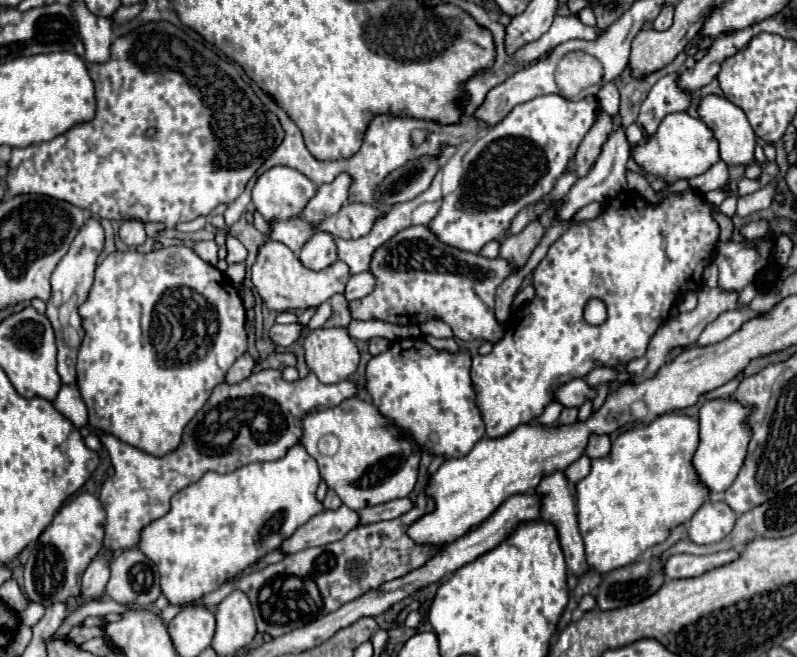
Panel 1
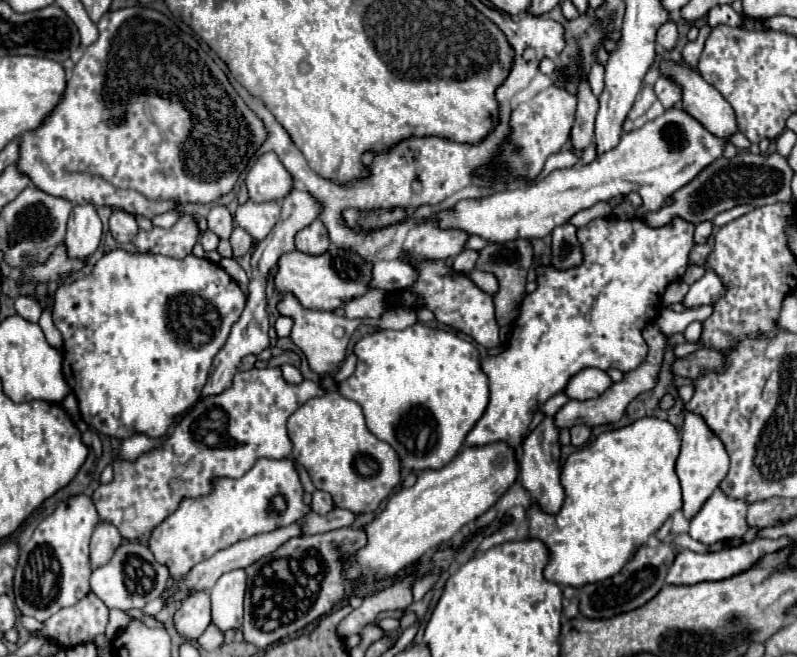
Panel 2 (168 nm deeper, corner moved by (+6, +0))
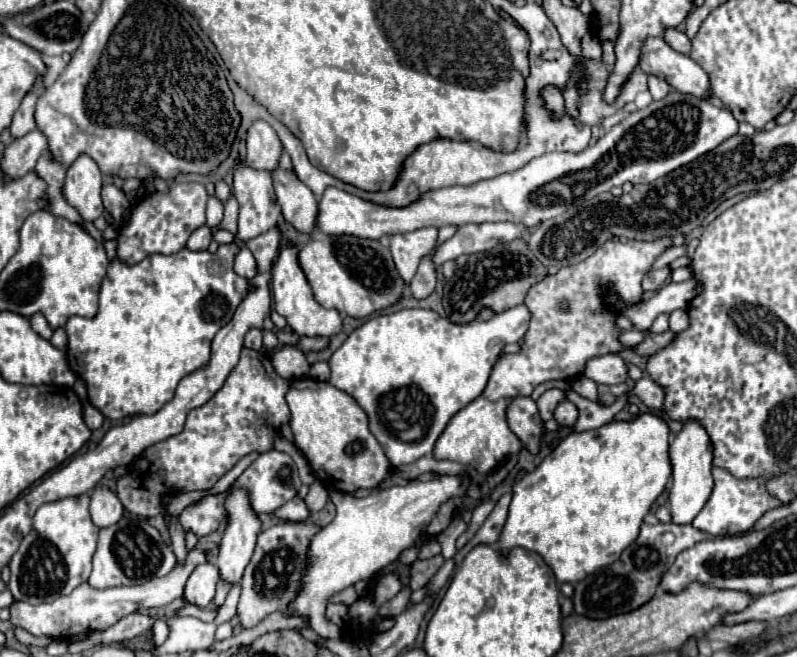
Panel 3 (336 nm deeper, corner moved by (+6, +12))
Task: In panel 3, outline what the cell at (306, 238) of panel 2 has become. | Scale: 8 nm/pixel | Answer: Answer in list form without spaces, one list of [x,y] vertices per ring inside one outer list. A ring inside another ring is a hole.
[[[276,168],[272,172],[272,180],[274,194],[278,198],[286,222],[290,222],[298,232],[316,230],[314,222],[318,214],[318,202],[312,190],[304,182],[300,182],[300,178],[292,170]]]

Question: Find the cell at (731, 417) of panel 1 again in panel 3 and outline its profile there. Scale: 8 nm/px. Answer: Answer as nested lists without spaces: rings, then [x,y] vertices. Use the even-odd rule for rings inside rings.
[[[688,420],[680,434],[674,436],[670,444],[670,464],[672,464],[672,486],[668,494],[670,516],[674,524],[692,524],[702,506],[708,502],[712,494],[712,446],[706,430],[696,422]]]

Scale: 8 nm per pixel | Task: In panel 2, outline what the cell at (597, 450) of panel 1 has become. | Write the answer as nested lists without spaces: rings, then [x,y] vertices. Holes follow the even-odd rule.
[[[576,424],[570,428],[570,434],[572,434],[572,446],[584,446],[588,440],[590,440],[590,434],[592,434],[592,428],[590,426],[582,426],[582,424]]]

